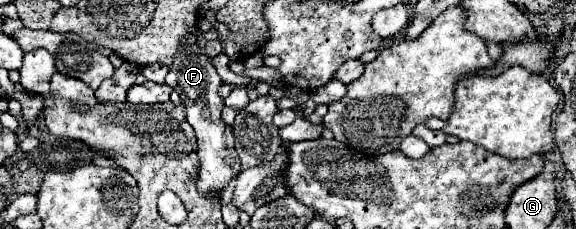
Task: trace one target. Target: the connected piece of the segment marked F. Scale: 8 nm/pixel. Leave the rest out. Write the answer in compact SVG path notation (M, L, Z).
M194 27L194 31L182 39L182 43L178 45L178 53L174 55L174 61L166 75L166 83L174 91L180 93L182 103L186 107L186 119L196 131L198 157L200 157L198 189L200 189L200 193L210 193L210 191L222 191L226 187L226 183L234 175L240 173L240 157L236 153L232 127L222 121L224 99L218 93L222 81L220 81L214 65L210 63L210 59L198 47L200 39L202 39L202 33L198 27Z

